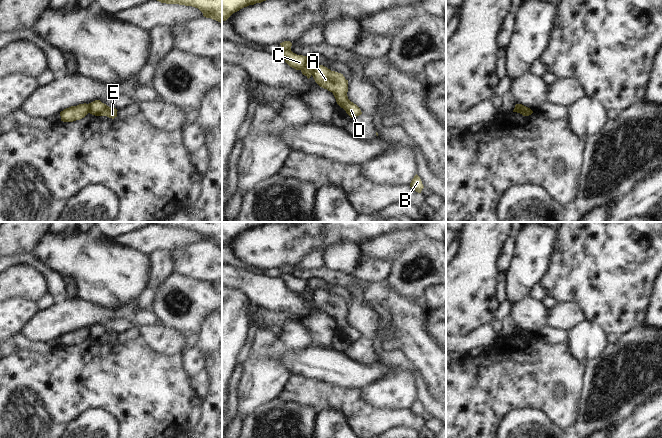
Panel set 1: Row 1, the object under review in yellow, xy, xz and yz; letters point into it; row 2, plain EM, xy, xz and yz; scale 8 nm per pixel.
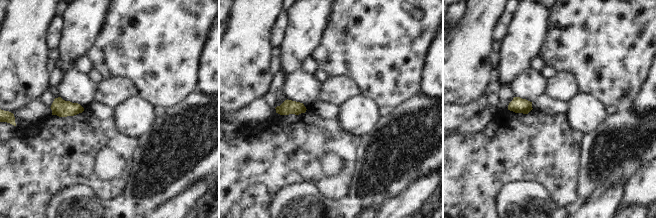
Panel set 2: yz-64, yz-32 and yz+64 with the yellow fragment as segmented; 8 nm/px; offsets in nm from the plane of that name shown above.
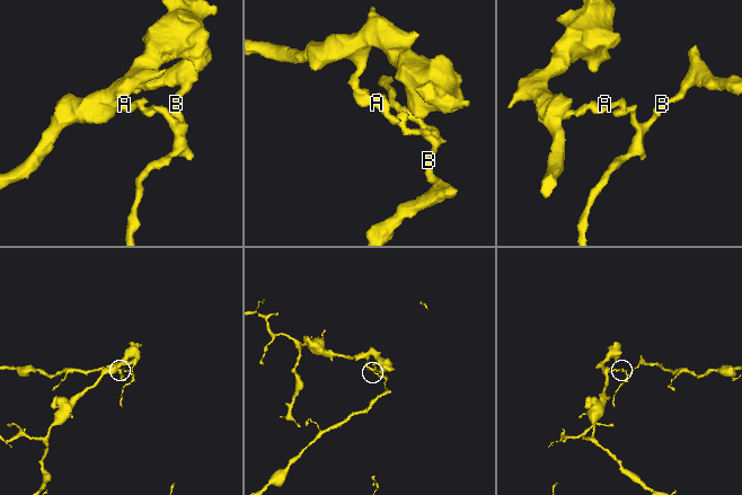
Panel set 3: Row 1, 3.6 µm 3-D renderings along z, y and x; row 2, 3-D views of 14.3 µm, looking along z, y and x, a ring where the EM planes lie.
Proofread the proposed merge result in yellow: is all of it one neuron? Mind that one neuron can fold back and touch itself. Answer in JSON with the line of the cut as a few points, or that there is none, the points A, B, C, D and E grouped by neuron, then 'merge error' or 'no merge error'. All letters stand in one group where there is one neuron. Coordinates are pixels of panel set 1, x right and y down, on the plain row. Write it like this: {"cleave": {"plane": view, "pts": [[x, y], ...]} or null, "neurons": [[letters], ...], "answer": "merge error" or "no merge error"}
{"cleave": {"plane": "xy", "pts": [[87, 328], [89, 336]]}, "neurons": [["A", "B", "D", "E"], ["C"]], "answer": "merge error"}

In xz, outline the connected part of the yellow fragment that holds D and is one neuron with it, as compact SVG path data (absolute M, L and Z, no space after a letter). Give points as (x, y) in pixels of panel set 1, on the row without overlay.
M319 289L312 293L312 300L320 311L333 317L337 328L343 332L351 342L362 338L360 332L348 323L348 304L345 303L343 298L331 295L327 291Z

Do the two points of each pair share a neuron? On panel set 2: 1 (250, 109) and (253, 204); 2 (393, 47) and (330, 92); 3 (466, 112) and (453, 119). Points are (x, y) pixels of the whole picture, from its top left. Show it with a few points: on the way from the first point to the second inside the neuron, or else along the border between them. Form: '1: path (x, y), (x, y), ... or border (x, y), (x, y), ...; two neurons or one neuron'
1: border (276, 113), (257, 123); two neurons
2: border (329, 76), (349, 76), (361, 93); two neurons
3: path (463, 112), (456, 116); one neuron

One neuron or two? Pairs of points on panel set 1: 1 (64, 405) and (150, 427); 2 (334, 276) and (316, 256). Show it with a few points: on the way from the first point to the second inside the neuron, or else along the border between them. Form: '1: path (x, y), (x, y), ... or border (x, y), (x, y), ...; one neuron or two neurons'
1: path (85, 400), (116, 400), (129, 406); one neuron
2: border (298, 265), (302, 268), (318, 268), (322, 266); two neurons

